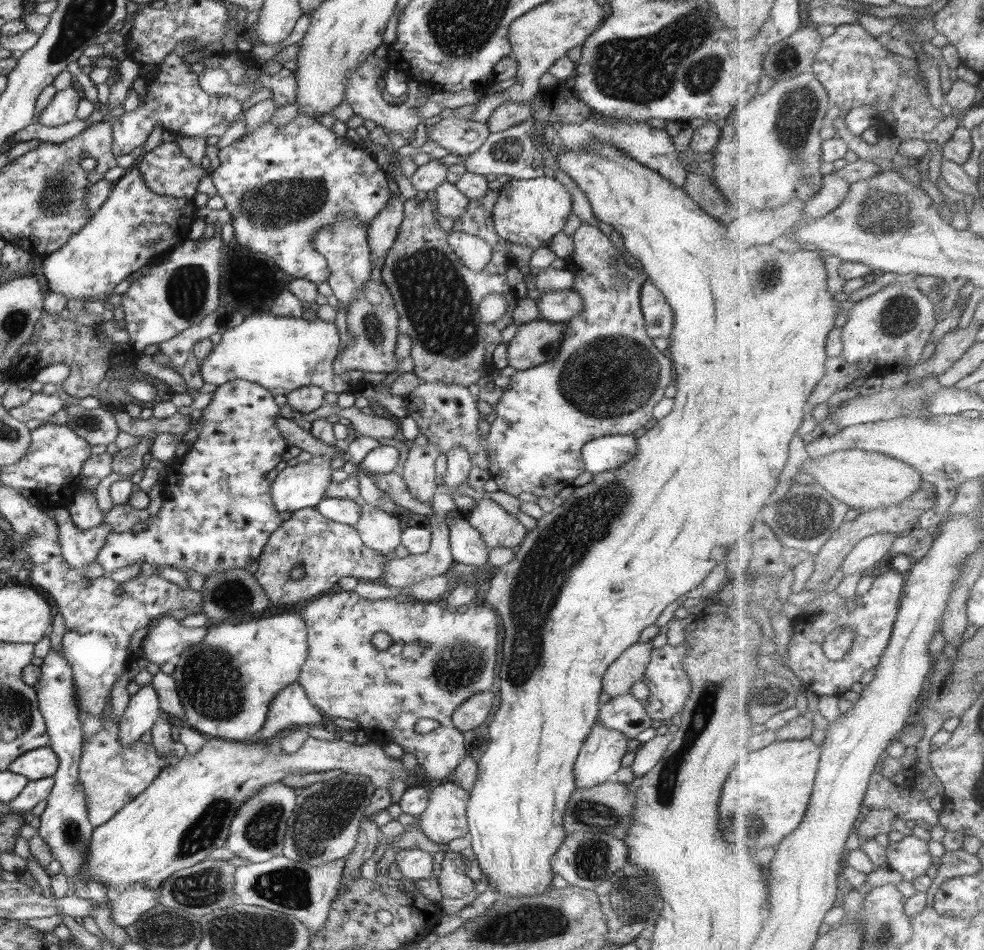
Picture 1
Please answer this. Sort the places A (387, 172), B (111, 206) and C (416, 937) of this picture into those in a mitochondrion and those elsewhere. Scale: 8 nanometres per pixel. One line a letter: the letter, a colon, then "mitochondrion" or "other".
A: other
B: other
C: other

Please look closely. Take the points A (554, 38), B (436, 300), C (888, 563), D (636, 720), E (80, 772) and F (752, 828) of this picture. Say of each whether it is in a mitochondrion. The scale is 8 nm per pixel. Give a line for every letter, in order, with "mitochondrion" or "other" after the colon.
A: other
B: mitochondrion
C: other
D: other
E: other
F: mitochondrion

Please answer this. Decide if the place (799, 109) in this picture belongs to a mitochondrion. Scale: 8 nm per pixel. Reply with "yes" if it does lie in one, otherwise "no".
yes

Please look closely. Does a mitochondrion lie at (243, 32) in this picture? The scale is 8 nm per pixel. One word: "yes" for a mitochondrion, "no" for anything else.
no

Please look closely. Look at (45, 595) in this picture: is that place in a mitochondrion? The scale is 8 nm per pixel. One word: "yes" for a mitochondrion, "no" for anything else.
no

